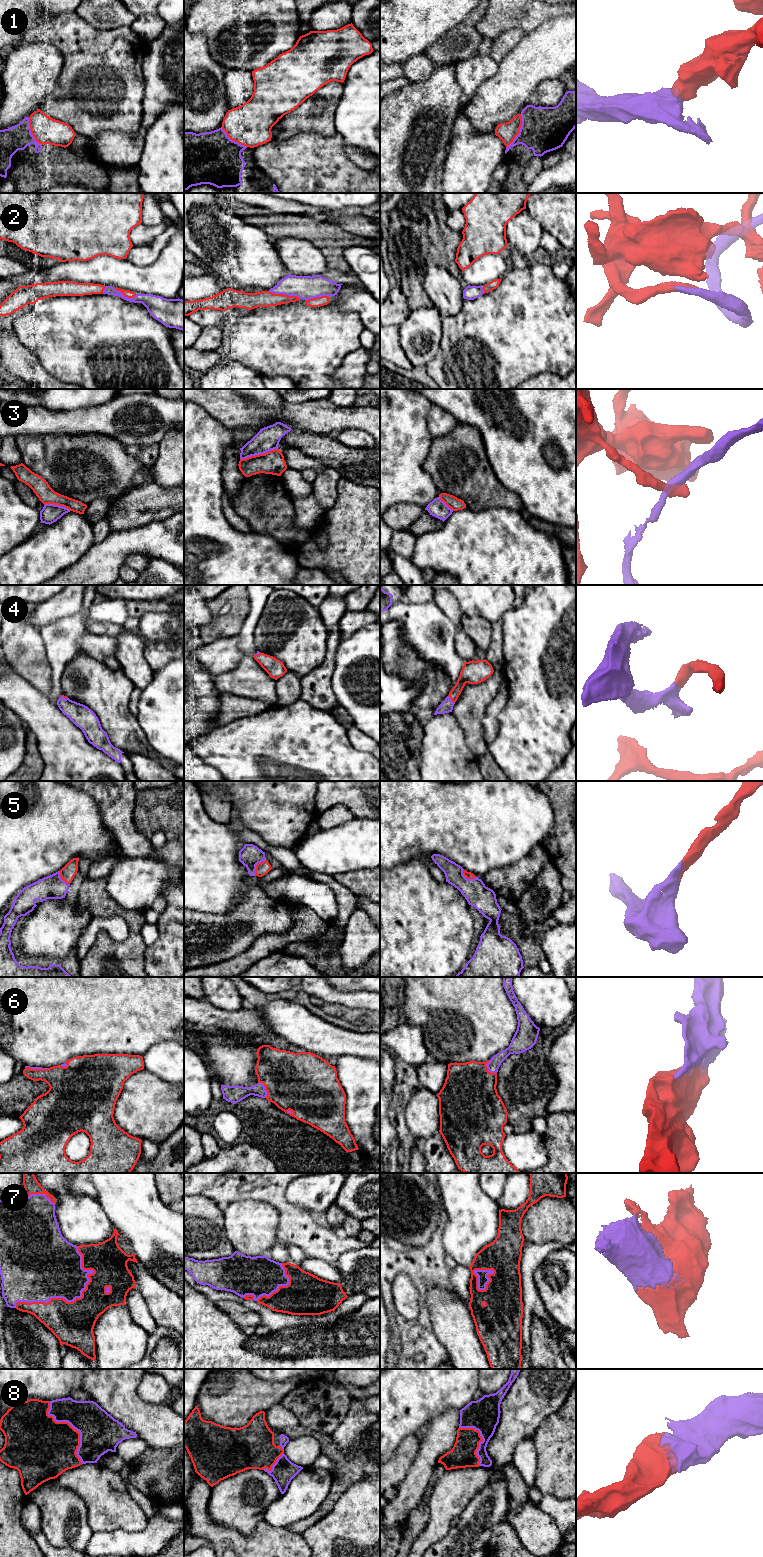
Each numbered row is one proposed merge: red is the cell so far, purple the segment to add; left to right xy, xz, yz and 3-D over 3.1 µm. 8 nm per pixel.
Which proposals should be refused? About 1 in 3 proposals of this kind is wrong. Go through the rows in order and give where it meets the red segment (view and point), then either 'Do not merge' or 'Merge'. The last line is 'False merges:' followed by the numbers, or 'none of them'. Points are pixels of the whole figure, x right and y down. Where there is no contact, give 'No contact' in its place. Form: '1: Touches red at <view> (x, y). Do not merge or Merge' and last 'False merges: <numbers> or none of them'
1: Touches red at yz (519, 130). Do not merge
2: Touches red at xz (284, 294). Merge
3: Touches red at xz (259, 454). Do not merge
4: Touches red at yz (450, 698). Merge
5: Touches red at xz (256, 865). Merge
6: Touches red at xz (265, 1088). Merge
7: Touches red at xy (76, 1298). Merge
8: Touches red at xy (71, 1426). Merge
False merges: 1, 3

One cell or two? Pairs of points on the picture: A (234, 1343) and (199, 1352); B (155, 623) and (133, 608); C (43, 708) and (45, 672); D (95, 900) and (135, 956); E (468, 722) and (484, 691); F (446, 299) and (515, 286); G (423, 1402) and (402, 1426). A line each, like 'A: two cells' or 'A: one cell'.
A: one cell
B: two cells
C: two cells
D: one cell
E: one cell
F: two cells
G: one cell

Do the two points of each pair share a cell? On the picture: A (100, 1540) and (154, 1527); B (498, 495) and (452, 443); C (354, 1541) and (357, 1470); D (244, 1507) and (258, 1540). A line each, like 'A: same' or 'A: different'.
A: same
B: same
C: different
D: different

